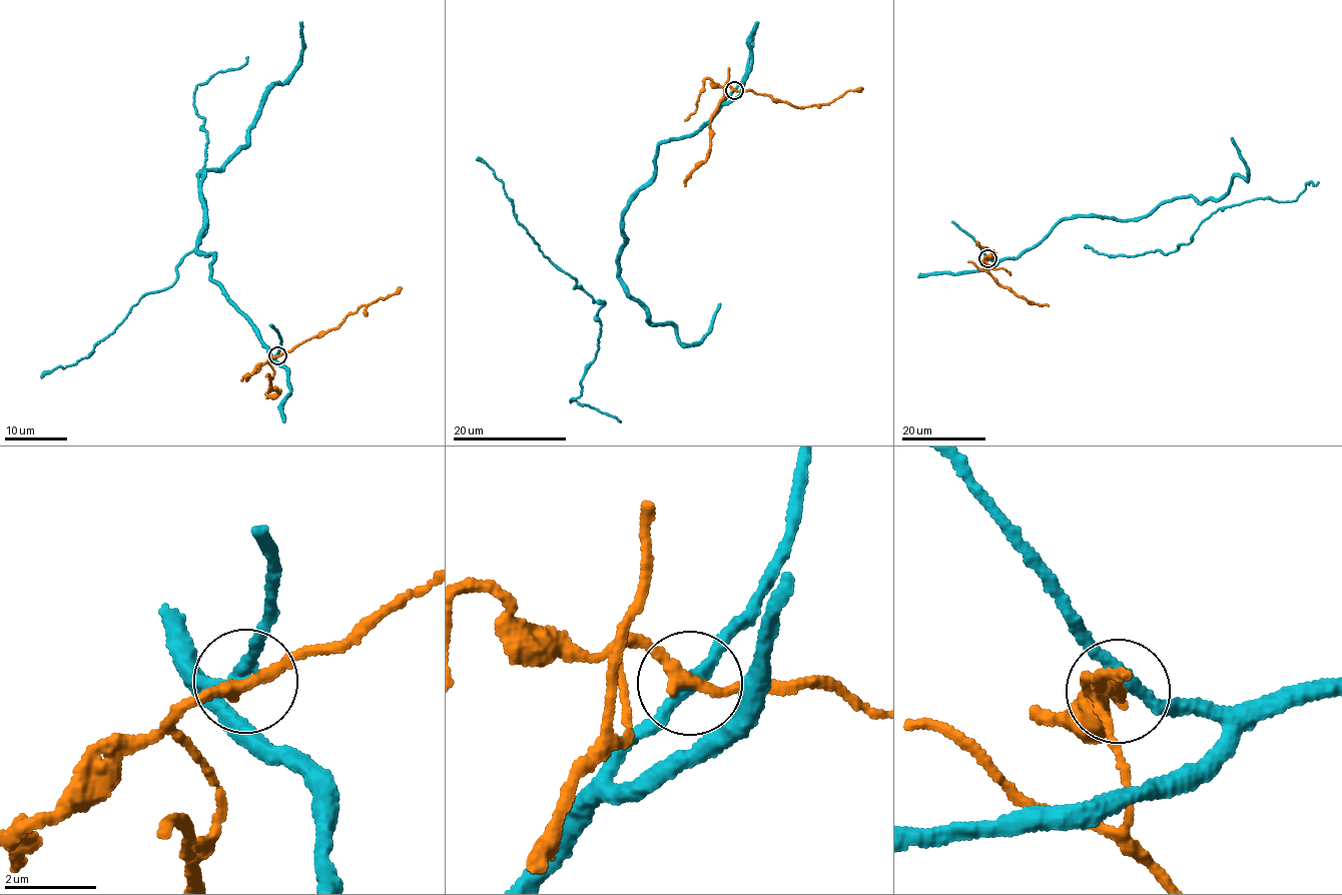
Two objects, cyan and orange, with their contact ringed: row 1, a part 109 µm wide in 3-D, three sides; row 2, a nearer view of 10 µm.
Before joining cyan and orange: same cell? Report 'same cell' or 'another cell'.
another cell

